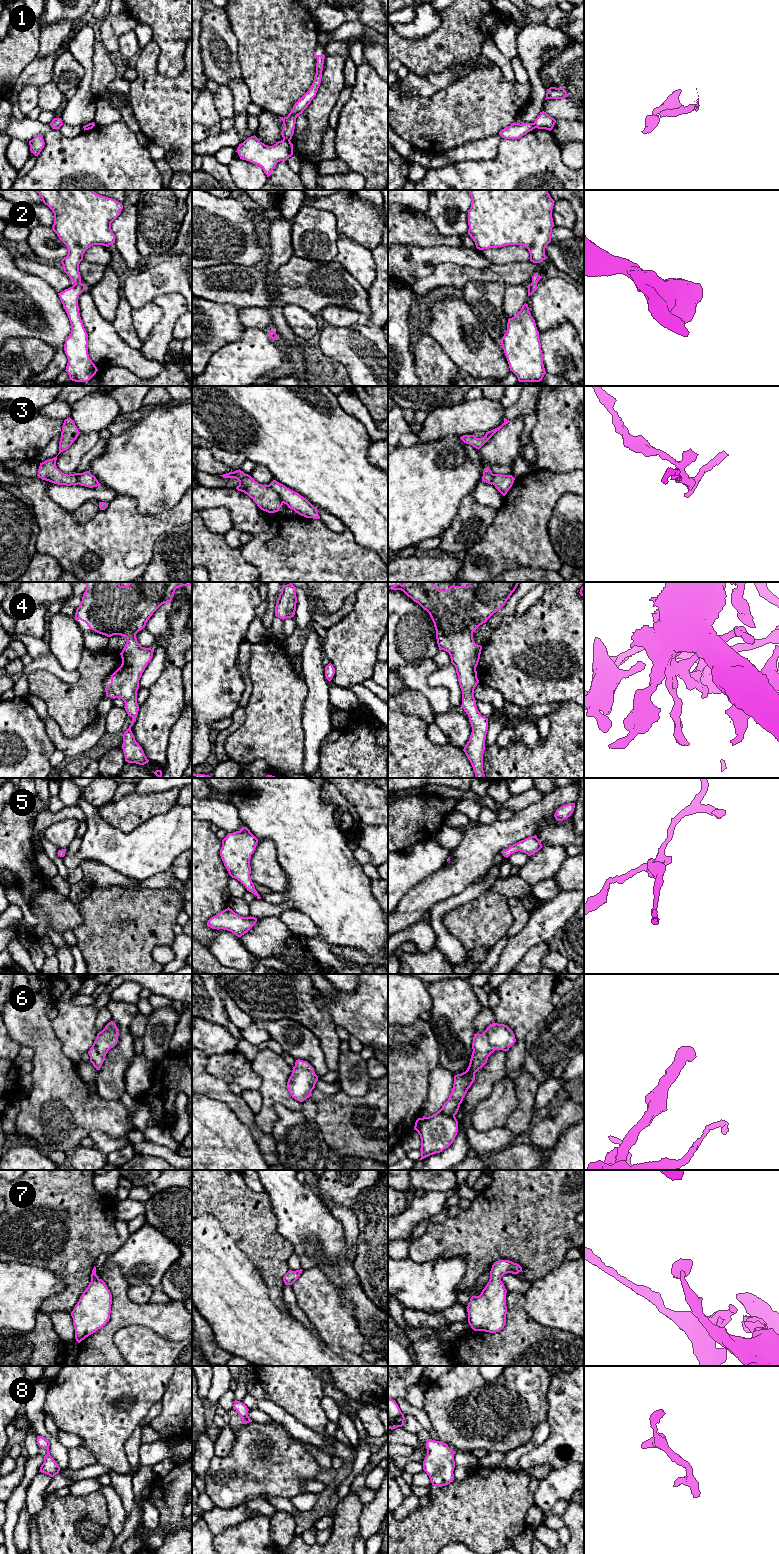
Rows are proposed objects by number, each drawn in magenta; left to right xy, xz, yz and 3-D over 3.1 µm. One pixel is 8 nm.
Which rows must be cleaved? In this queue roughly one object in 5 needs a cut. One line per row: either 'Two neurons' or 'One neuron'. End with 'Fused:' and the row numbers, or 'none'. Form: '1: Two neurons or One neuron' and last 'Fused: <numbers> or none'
1: Two neurons
2: One neuron
3: Two neurons
4: One neuron
5: One neuron
6: One neuron
7: One neuron
8: One neuron
Fused: 1, 3

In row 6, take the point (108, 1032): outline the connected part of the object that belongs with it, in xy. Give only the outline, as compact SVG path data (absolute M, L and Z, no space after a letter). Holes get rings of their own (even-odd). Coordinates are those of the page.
M113 1021L109 1022L105 1028L97 1034L92 1047L88 1051L90 1062L97 1070L100 1070L108 1051L117 1044L118 1036L118 1028Z

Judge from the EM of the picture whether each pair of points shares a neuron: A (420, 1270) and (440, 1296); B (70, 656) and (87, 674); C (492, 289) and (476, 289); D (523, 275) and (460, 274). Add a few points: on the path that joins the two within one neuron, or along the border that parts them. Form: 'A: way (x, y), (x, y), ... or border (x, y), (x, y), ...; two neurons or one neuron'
A: way (420, 1276), (434, 1290); one neuron
B: border (85, 648), (79, 665), (75, 670); two neurons
C: way (488, 289), (480, 289); one neuron
D: way (507, 274), (476, 274); one neuron

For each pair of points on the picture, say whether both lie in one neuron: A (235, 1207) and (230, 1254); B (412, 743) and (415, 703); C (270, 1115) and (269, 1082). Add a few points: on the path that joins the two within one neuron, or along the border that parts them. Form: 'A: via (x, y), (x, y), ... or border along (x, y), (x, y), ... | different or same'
A: border along (218, 1219), (220, 1227), (246, 1257) | different
B: border along (398, 710), (414, 714), (426, 724) | different
C: via (267, 1107), (269, 1090) | same

